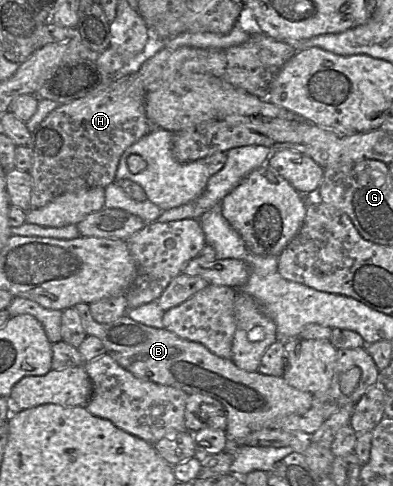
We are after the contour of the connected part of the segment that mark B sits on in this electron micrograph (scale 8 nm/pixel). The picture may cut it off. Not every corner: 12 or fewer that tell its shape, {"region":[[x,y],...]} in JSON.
{"region":[[74,306],[134,376],[219,401],[229,445],[312,394],[165,328]]}

